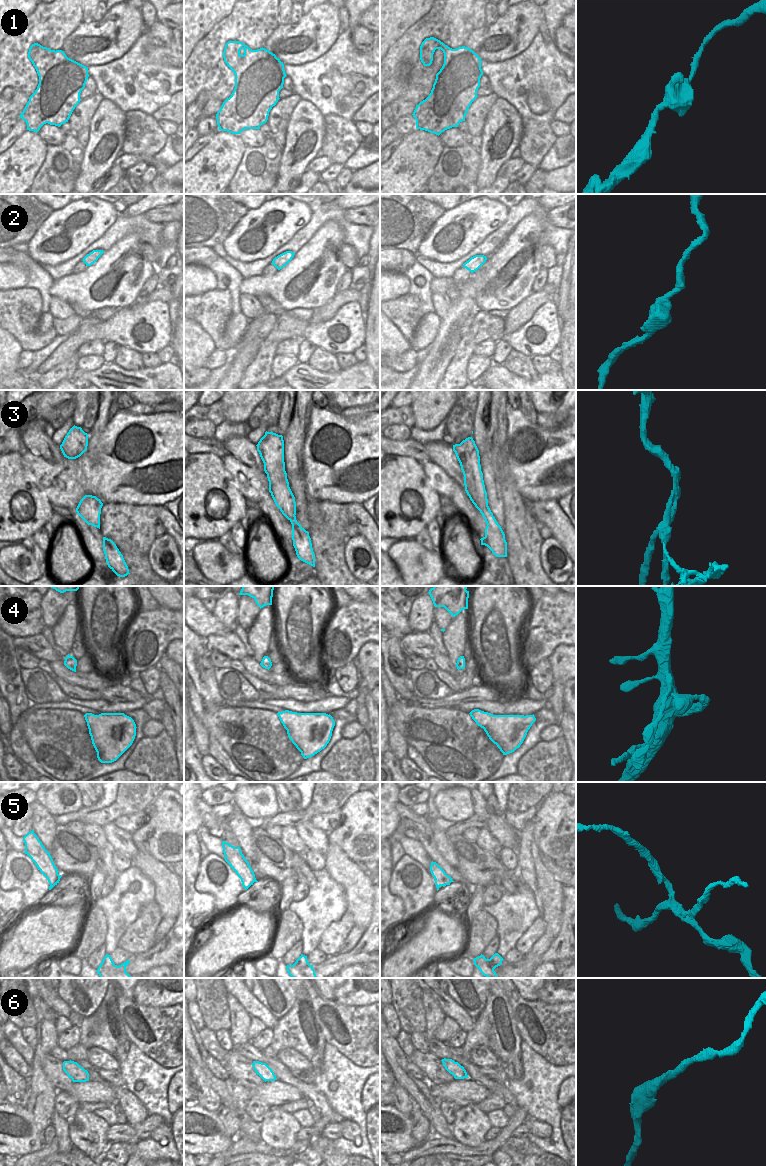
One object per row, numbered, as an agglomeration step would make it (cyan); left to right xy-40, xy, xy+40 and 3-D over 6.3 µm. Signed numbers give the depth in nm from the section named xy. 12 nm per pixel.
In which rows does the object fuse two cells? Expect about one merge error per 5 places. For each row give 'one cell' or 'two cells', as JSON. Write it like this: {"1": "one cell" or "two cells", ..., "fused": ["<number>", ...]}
{"1": "one cell", "2": "one cell", "3": "two cells", "4": "one cell", "5": "two cells", "6": "one cell", "fused": ["3", "5"]}

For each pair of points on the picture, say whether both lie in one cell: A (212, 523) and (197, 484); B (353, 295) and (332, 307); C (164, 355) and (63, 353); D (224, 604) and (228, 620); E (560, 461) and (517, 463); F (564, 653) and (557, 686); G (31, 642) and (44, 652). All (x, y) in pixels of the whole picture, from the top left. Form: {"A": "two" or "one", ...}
{"A": "one", "B": "one", "C": "two", "D": "one", "E": "one", "F": "one", "G": "one"}

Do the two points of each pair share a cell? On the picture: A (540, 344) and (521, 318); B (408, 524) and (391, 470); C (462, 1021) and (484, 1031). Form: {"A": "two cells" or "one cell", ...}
{"A": "two cells", "B": "one cell", "C": "two cells"}

